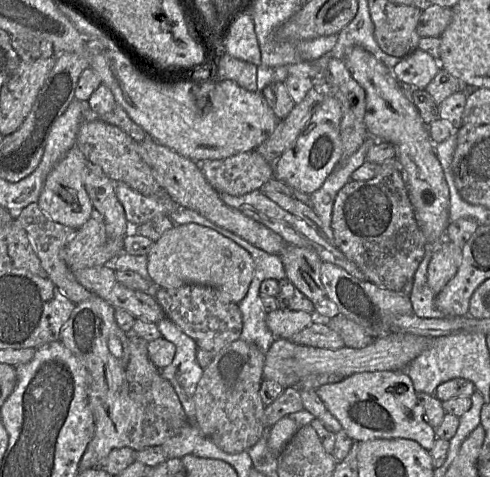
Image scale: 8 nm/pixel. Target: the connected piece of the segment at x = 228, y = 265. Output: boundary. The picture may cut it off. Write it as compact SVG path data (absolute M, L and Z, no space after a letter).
M189 223L174 225L153 242L147 254L147 270L157 287L210 286L238 304L247 294L254 273L254 261L245 249L215 230Z

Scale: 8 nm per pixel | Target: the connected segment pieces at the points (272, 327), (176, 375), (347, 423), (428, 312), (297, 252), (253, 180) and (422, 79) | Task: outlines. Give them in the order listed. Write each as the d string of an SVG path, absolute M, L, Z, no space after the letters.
M278 308L272 312L267 313L266 324L275 339L288 339L294 333L308 327L312 323L327 323L327 319L315 311L313 313L307 313L303 311L291 311L286 309Z
M167 317L156 325L161 336L176 348L173 361L161 369L160 374L172 383L174 388L180 389L184 399L194 402L193 396L203 374L203 369L196 359L197 344Z
M368 371L354 373L336 383L323 384L316 390L318 396L329 411L341 424L342 429L353 441L371 439L405 438L415 440L424 449L430 451L436 439L435 428L424 418L424 408L418 402L412 380L406 371Z
M426 243L425 255L414 275L413 289L409 295L413 312L420 318L445 318L435 306L436 295L427 285L427 269L434 248Z
M288 245L280 255L286 277L314 304L326 297L320 279L322 260L311 249Z
M255 150L198 163L207 182L220 194L243 196L273 178L272 166Z
M415 50L402 58L391 70L399 82L411 85L414 89L425 90L440 69L434 58L422 50Z

